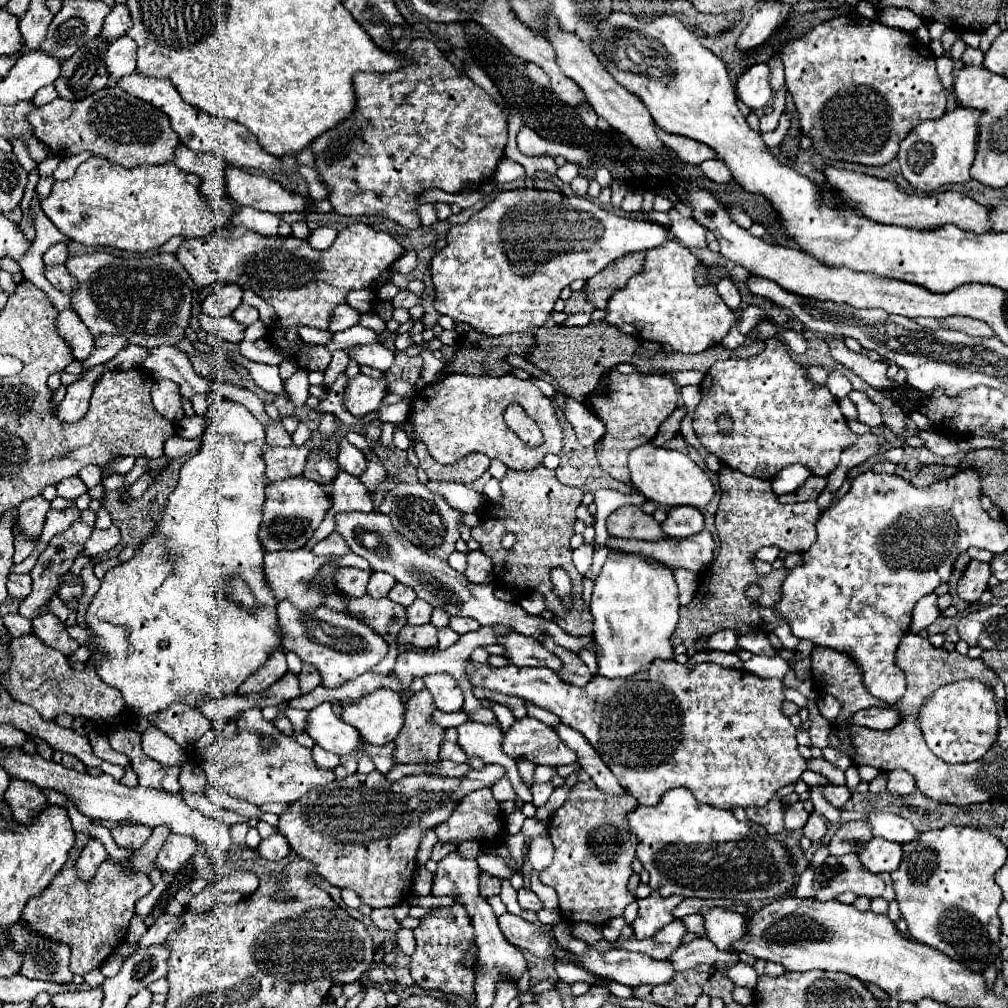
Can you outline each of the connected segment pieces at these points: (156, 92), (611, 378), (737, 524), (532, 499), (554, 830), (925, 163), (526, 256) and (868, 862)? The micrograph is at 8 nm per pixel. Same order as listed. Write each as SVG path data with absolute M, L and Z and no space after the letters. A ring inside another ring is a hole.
M134 72L130 76L124 76L122 80L116 82L118 88L122 88L124 92L142 98L158 108L162 108L164 114L170 116L170 124L172 128L178 132L182 144L194 152L210 152L210 154L218 154L222 156L228 164L236 164L236 166L246 166L252 170L260 170L260 172L276 172L282 174L282 160L268 154L260 144L258 138L246 130L246 126L226 120L226 118L216 118L210 116L198 108L192 108L190 104L186 104L182 100L182 96L178 94L178 90L174 88L174 84L170 84L170 80L162 78L154 78L154 76L142 76L140 72Z
M616 368L602 376L598 388L586 398L590 410L604 422L606 432L596 442L596 456L598 464L604 472L612 478L630 484L630 470L628 470L628 454L650 442L658 432L658 426L672 414L678 406L678 392L672 378L662 374L620 374Z
M722 466L718 480L722 488L720 506L716 512L716 528L722 540L720 552L712 566L700 576L694 600L680 608L680 622L670 638L672 646L684 644L690 648L696 638L710 636L724 628L734 630L738 636L748 632L748 628L756 628L760 624L760 614L752 604L748 604L748 598L744 596L746 586L752 582L760 584L764 590L760 604L774 608L782 596L782 584L788 576L788 572L770 572L764 576L758 574L752 566L756 552L762 546L778 546L784 552L804 552L816 540L816 520L820 514L816 502L780 504L776 496L768 496L774 494L768 480L750 478L728 466Z
M536 466L534 470L508 470L502 478L502 500L498 504L490 504L480 512L478 526L472 528L472 538L480 544L480 550L492 558L494 562L494 584L498 588L512 590L514 594L538 592L546 600L546 608L554 614L558 624L574 636L592 636L592 614L582 600L582 574L576 570L572 562L572 548L570 538L574 536L574 522L576 522L576 508L582 502L584 492L580 488L564 486L556 476L554 470L544 466ZM510 530L516 532L518 542L512 550L504 550L500 546L500 536ZM562 566L572 578L572 592L574 604L566 610L558 596L552 590L550 582L550 568Z
M578 782L568 800L554 812L548 834L554 842L554 860L552 864L540 872L540 880L546 886L552 886L560 900L560 914L566 922L590 922L590 924L606 924L610 918L622 916L624 908L634 900L632 894L628 894L626 884L632 874L632 860L636 850L636 840L628 832L626 814L636 806L632 794L624 796L610 796L608 792L598 792L598 786L588 782Z
M958 106L952 112L946 112L938 120L926 120L918 124L902 142L898 152L898 162L902 176L910 182L914 190L936 190L944 184L962 184L970 180L970 166L976 156L976 138L978 138L978 110L968 110Z
M516 188L500 192L488 206L472 214L466 224L456 224L446 234L446 248L432 258L432 282L436 288L434 308L456 322L466 322L482 334L524 334L542 326L560 290L572 280L590 280L616 258L662 246L670 240L670 228L658 222L622 218L602 210L590 198L564 196L550 190Z
M872 838L858 856L870 872L894 872L902 860L902 844Z

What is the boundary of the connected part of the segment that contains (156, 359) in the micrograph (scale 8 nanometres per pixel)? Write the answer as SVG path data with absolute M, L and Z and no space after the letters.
M160 346L150 350L148 360L144 362L146 372L158 380L158 378L170 378L180 386L180 394L186 400L192 400L194 390L186 384L186 368L192 368L192 362L184 352L172 346Z

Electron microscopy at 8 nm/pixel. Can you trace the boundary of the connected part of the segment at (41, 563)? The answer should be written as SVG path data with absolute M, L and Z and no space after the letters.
M74 522L66 532L54 536L54 538L48 542L46 550L40 554L40 558L38 558L34 570L30 572L34 584L32 584L32 592L30 592L30 594L26 596L26 600L22 600L22 604L20 604L20 610L18 610L20 616L24 616L24 618L28 618L28 620L32 620L32 618L38 616L38 608L44 606L44 604L56 594L56 590L58 590L58 576L62 576L62 574L66 574L66 572L70 570L74 558L82 552L84 542L90 538L90 534L92 534L92 528L90 528L90 526L86 526L84 522Z

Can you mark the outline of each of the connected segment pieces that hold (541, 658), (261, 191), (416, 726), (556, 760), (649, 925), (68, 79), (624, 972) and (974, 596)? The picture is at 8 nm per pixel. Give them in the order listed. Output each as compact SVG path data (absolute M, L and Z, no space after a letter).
M512 632L506 638L500 638L498 644L506 648L508 658L512 660L514 666L546 666L546 668L552 668L554 672L562 670L562 660L554 656L554 652L546 650L542 642L530 636Z
M226 166L226 182L230 200L238 202L240 206L252 206L272 214L302 212L308 208L308 202L300 194L282 188L268 176L258 176L234 166Z
M422 690L408 700L404 726L396 738L394 760L398 764L438 762L438 746L444 728L430 720L434 710L434 700L428 690Z
M536 718L516 720L514 726L502 738L502 750L512 758L524 756L534 764L562 766L574 764L576 756L566 744L558 738L558 734Z
M652 892L648 898L638 900L640 912L638 918L632 922L634 936L638 940L654 936L658 930L662 930L666 924L674 922L674 908L683 900L682 896L668 896L662 898L658 892Z
M96 36L70 60L62 62L62 70L58 80L54 82L58 94L66 100L80 100L90 96L92 92L106 88L110 84L110 74L106 72L106 40L102 36Z
M590 948L586 954L578 956L578 960L596 976L632 988L640 984L664 984L666 980L672 980L676 974L674 966L668 960L650 960L650 956L642 956L640 952L628 952L620 948L614 948L604 954Z
M970 560L970 564L966 566L966 570L962 572L962 576L956 584L958 598L962 598L966 602L978 600L988 586L988 578L990 578L990 564Z

